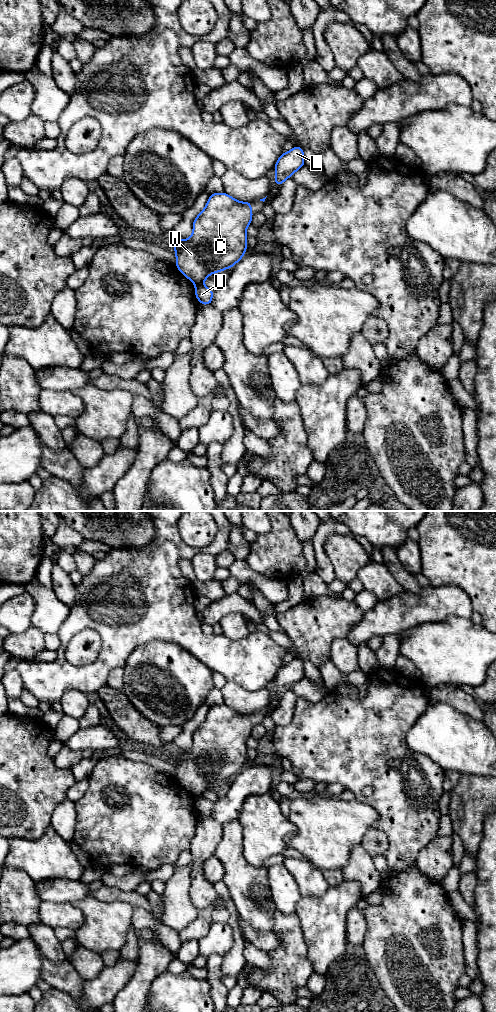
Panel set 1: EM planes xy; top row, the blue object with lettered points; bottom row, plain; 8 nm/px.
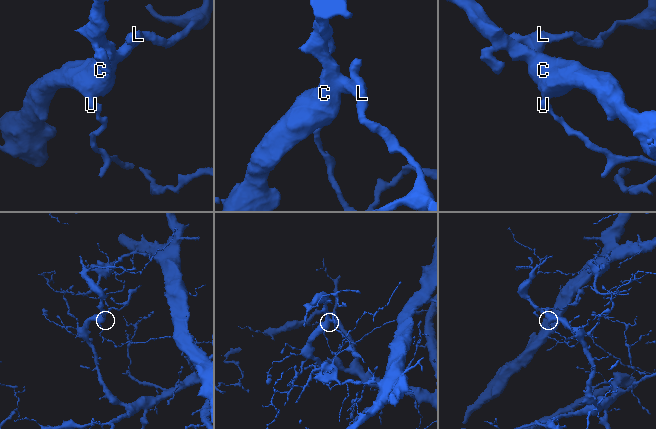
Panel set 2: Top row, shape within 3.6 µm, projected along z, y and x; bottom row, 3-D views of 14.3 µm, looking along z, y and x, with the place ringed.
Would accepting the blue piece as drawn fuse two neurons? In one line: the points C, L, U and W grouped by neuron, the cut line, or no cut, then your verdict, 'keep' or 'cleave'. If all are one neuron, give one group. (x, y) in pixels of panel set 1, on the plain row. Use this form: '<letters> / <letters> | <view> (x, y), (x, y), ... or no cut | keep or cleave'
C L W / U | xy (202, 794), (195, 797) | cleave

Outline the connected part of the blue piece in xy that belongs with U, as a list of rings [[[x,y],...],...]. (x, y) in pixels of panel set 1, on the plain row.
[[[203,795],[195,797],[195,807],[200,816],[211,817],[214,803],[207,800]]]

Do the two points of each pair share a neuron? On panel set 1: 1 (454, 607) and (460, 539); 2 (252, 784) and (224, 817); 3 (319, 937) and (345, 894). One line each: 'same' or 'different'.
1: different
2: same
3: same

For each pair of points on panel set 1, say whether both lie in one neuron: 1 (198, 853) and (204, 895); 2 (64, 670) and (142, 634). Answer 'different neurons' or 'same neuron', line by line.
1: same neuron
2: same neuron

